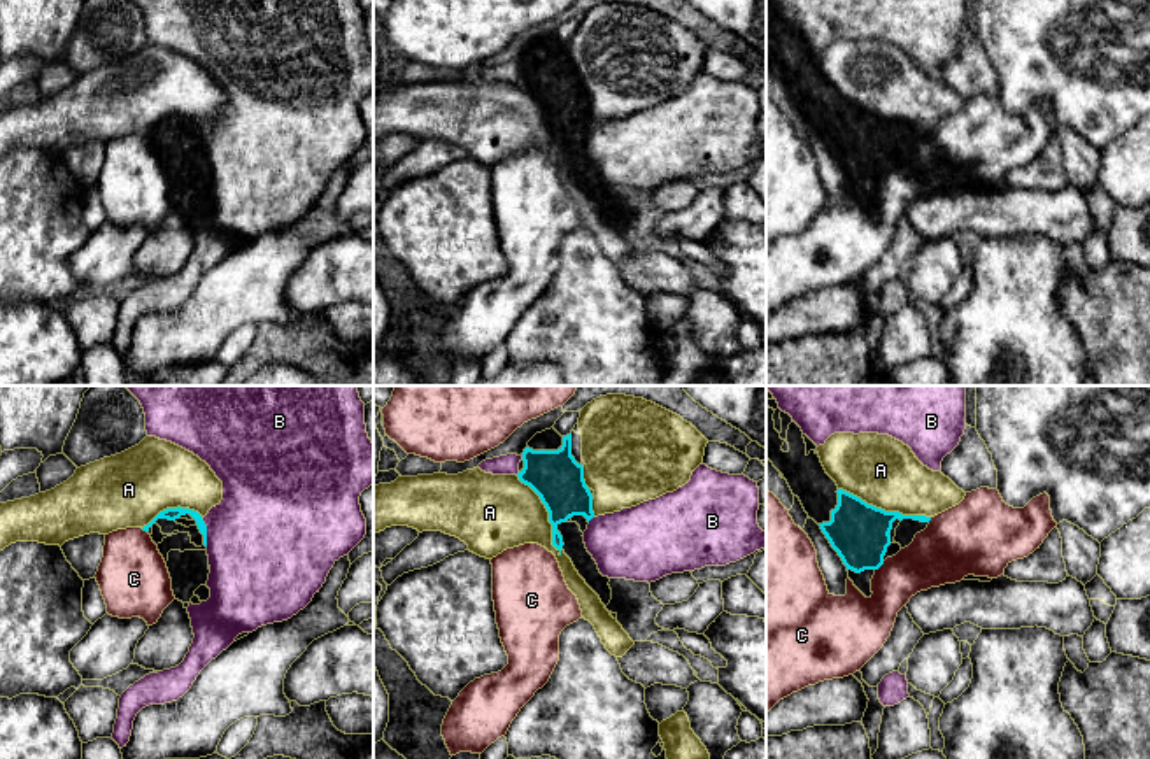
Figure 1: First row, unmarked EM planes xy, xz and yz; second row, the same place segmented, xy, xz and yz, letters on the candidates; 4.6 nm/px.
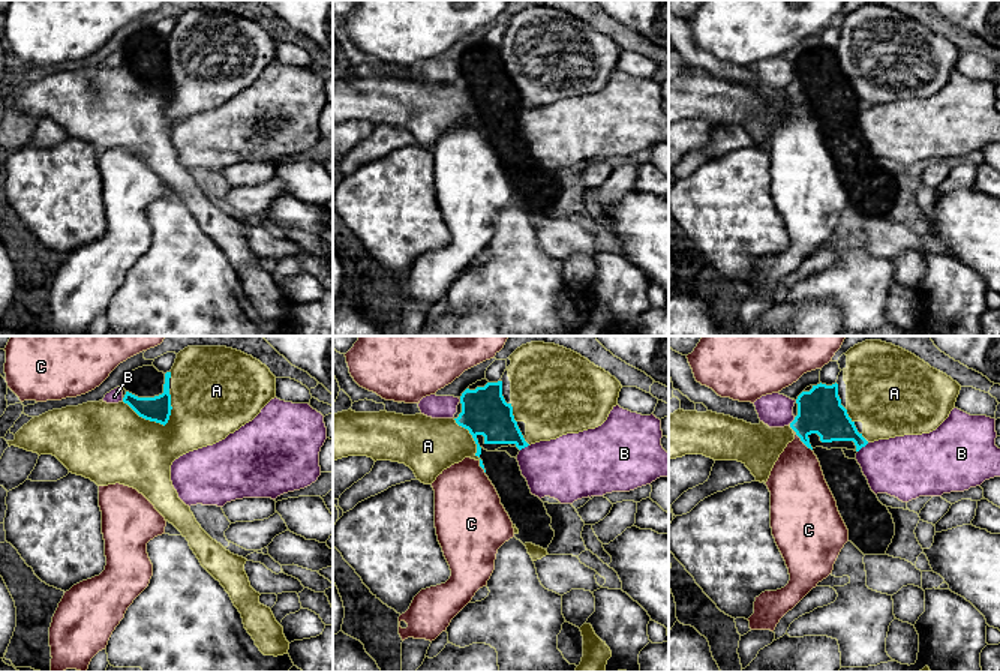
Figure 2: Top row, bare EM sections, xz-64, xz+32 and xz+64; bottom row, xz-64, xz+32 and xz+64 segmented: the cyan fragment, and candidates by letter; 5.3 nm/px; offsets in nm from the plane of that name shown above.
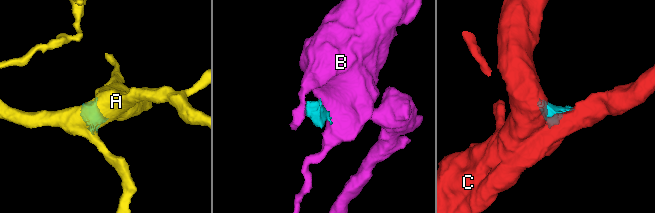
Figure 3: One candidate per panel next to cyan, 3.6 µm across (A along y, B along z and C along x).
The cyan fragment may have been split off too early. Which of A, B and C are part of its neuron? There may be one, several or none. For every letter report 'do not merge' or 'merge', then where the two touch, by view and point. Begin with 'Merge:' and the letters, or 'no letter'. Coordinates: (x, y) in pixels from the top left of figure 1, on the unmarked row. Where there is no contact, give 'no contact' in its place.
Merge: no letter
A: do not merge | yz (884, 118)
B: do not merge | xy (205, 139)
C: do not merge | yz (879, 174)

